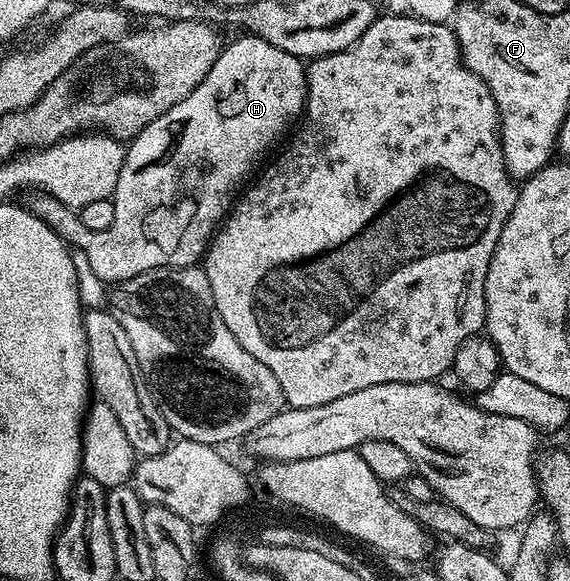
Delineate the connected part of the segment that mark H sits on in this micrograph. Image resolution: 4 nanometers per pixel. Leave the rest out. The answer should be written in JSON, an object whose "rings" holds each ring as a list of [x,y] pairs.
{"rings":[[[242,37],[223,49],[208,76],[204,76],[204,80],[200,80],[200,84],[192,88],[180,104],[152,120],[152,124],[148,124],[148,128],[139,132],[126,146],[122,175],[118,177],[112,195],[114,219],[105,230],[84,228],[81,217],[51,194],[34,192],[29,195],[29,210],[44,220],[44,224],[48,224],[48,228],[52,228],[52,232],[56,232],[56,236],[60,236],[79,255],[82,253],[86,257],[87,268],[100,281],[117,284],[149,270],[195,265],[205,255],[211,238],[230,213],[236,195],[243,189],[242,181],[259,169],[258,161],[281,140],[286,125],[293,118],[303,117],[306,109],[306,66],[303,59],[289,55],[258,37]]]}

